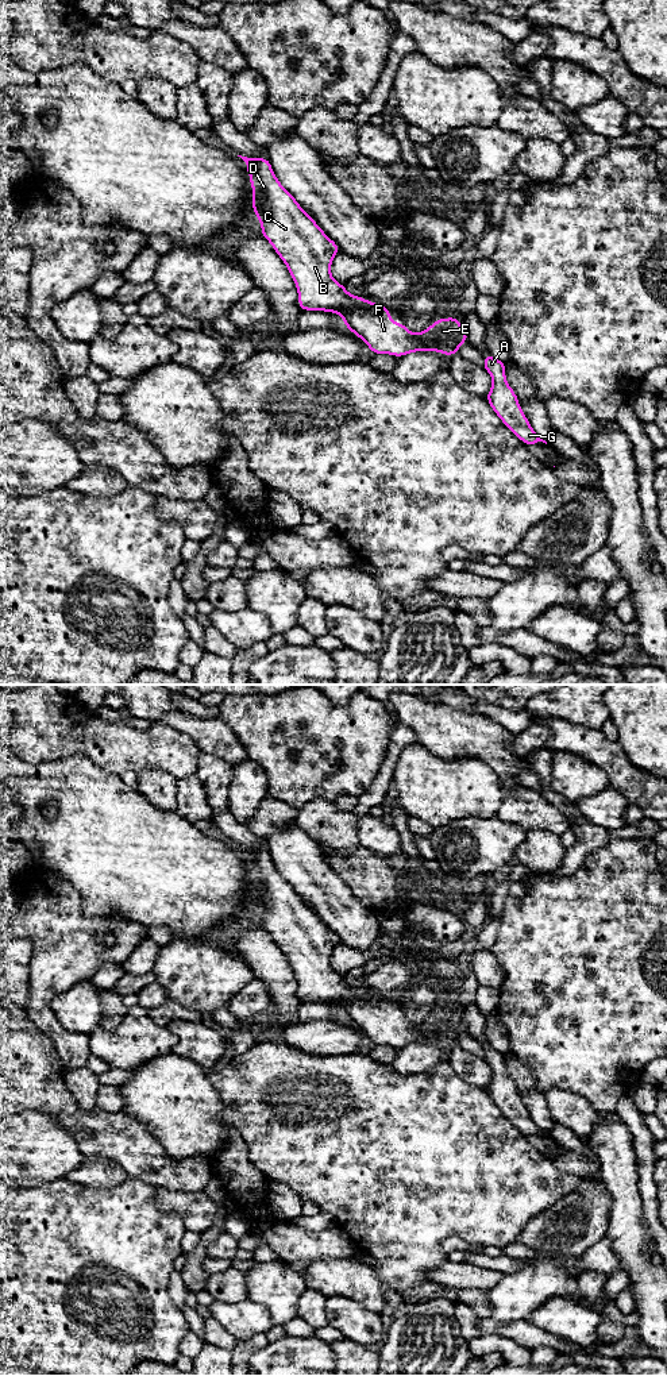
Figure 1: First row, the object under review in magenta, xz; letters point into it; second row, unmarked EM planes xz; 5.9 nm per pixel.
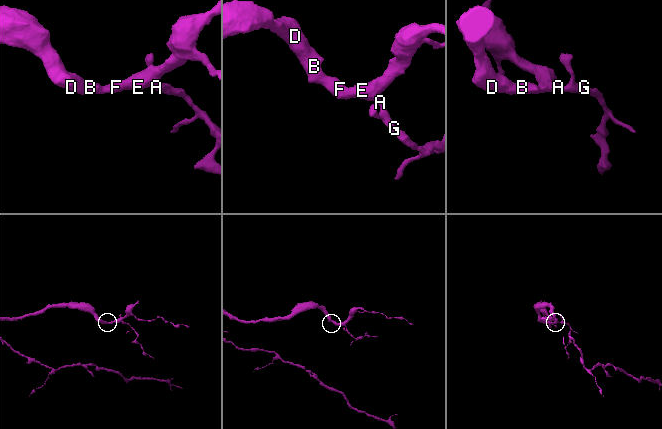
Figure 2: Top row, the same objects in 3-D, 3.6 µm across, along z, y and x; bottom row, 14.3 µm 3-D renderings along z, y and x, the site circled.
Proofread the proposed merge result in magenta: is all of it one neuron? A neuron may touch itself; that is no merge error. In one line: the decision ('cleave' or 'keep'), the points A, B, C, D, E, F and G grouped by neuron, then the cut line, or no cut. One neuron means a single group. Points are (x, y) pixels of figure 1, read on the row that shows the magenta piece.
keep; groups A B C D E F G; cut none

